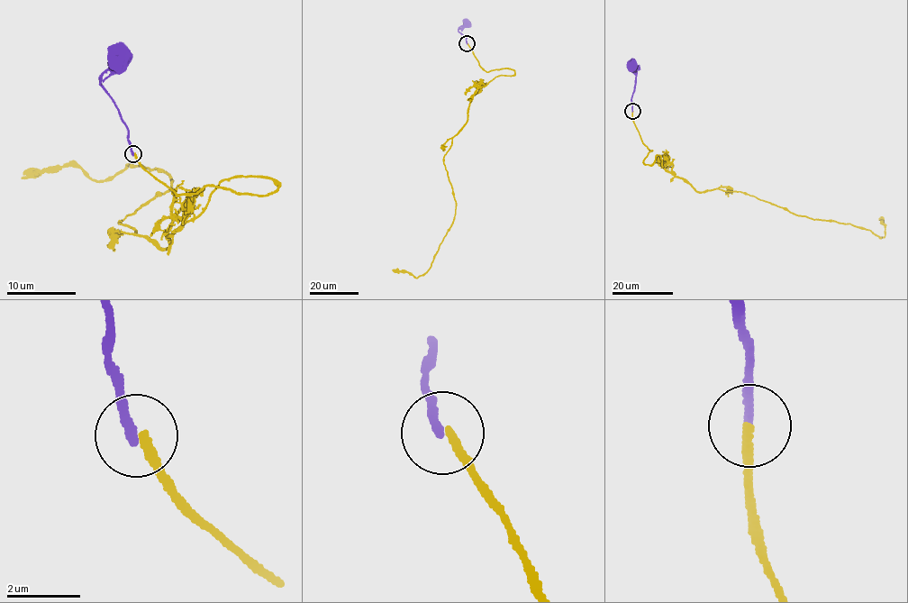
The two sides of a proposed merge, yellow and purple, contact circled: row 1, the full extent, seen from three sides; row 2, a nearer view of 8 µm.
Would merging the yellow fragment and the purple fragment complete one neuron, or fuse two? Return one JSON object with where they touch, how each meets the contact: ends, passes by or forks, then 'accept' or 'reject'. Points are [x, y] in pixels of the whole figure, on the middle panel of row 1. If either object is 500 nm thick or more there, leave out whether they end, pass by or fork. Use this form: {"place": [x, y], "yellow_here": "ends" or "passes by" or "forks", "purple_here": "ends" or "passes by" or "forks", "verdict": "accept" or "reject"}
{"place": [467, 43], "yellow_here": "ends", "purple_here": "ends", "verdict": "reject"}

